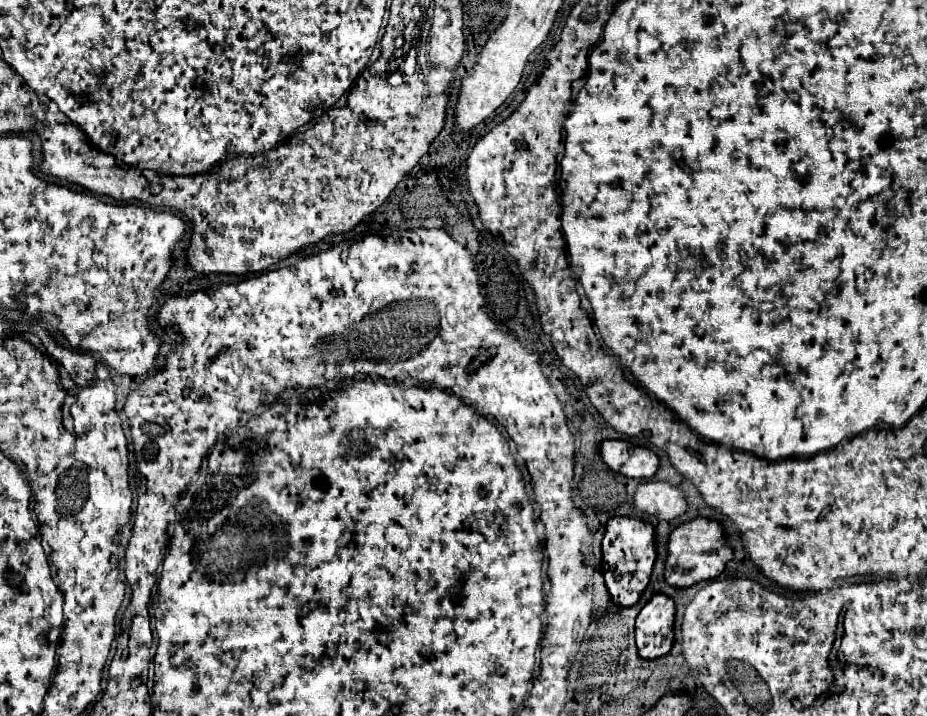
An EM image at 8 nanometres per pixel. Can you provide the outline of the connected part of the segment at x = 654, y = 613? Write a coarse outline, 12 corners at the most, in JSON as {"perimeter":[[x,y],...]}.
{"perimeter":[[655,594],[635,620],[641,658],[673,644],[675,606]]}

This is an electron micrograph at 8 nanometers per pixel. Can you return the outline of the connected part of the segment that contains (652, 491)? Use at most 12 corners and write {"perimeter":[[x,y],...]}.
{"perimeter":[[643,482],[635,510],[661,520],[687,510],[685,496],[667,482]]}

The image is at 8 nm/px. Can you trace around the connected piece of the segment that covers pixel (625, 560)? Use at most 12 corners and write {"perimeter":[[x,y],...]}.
{"perimeter":[[615,516],[603,562],[617,606],[633,606],[655,562],[653,526]]}

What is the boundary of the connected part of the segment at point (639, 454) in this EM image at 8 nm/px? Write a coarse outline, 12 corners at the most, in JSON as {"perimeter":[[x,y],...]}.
{"perimeter":[[603,440],[599,454],[613,472],[651,478],[659,458],[627,440]]}

